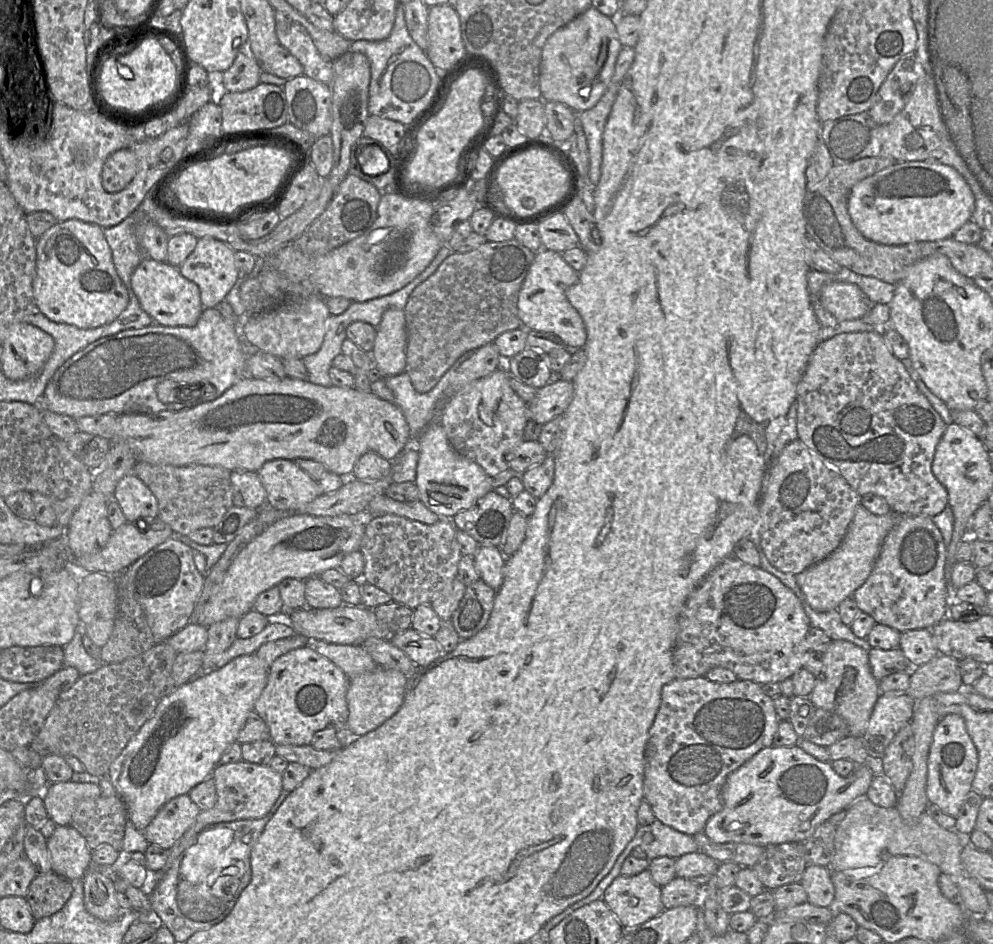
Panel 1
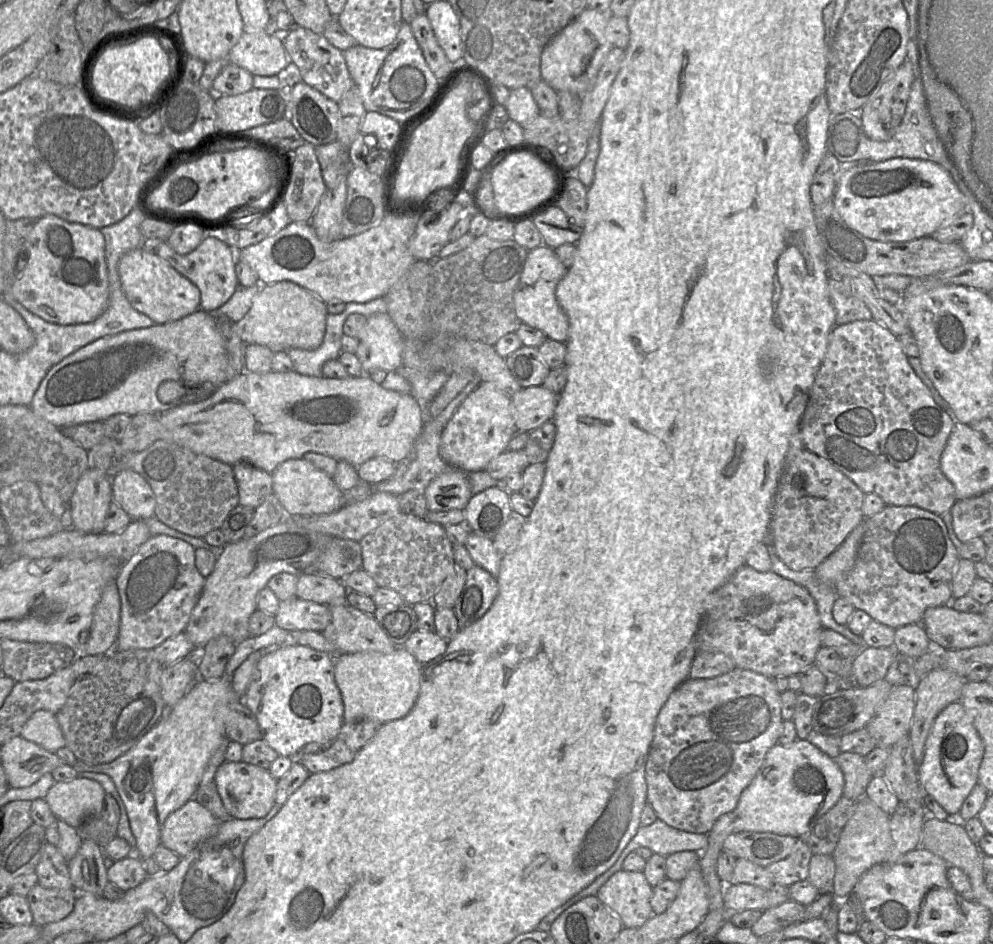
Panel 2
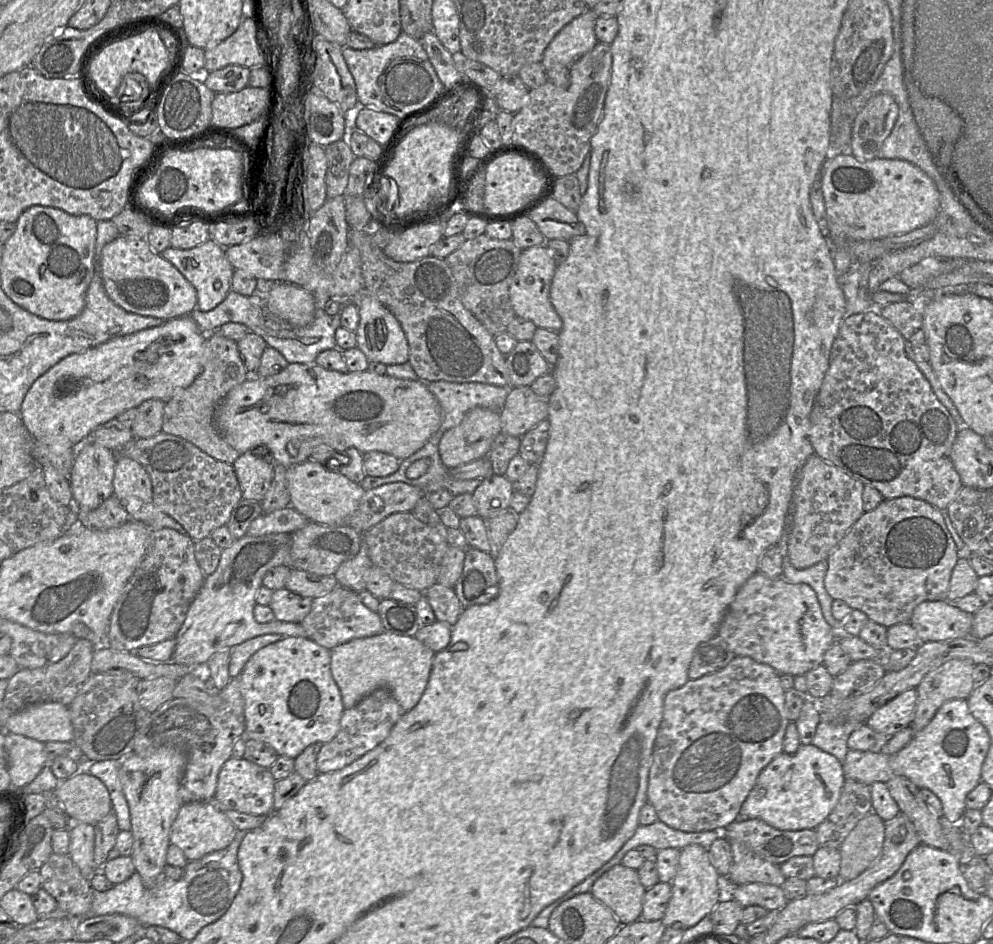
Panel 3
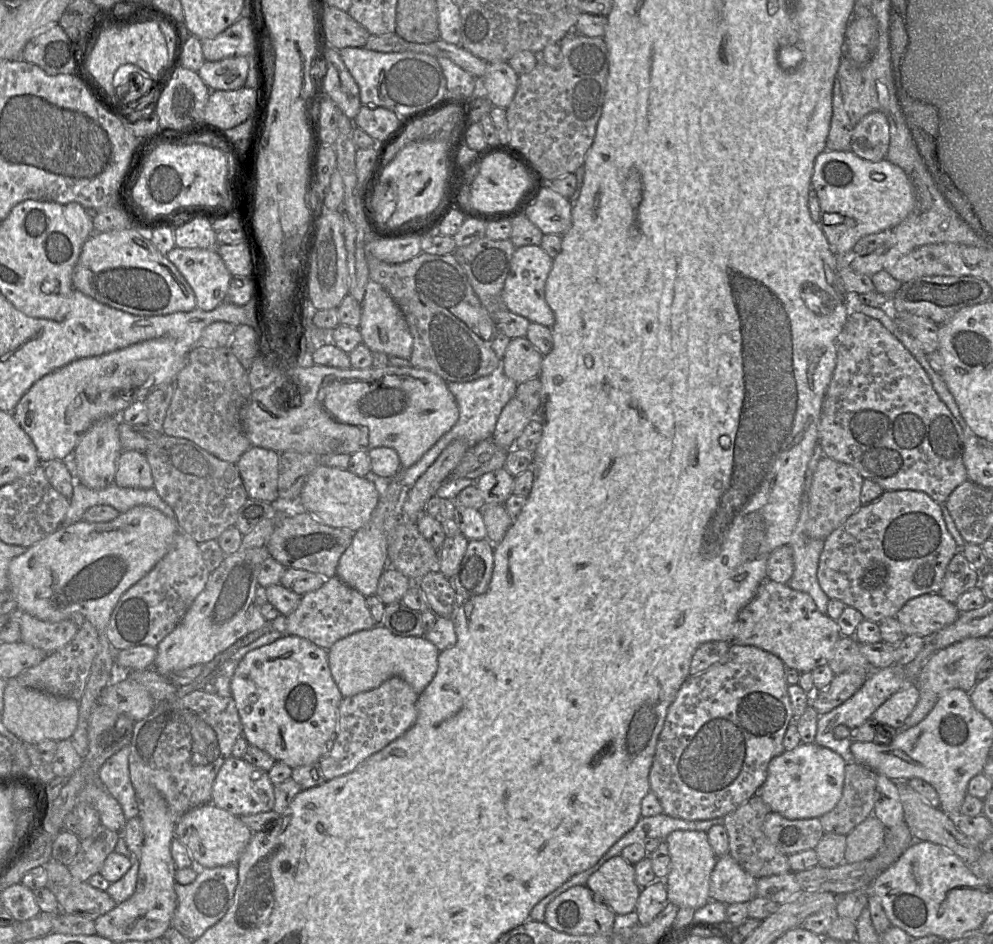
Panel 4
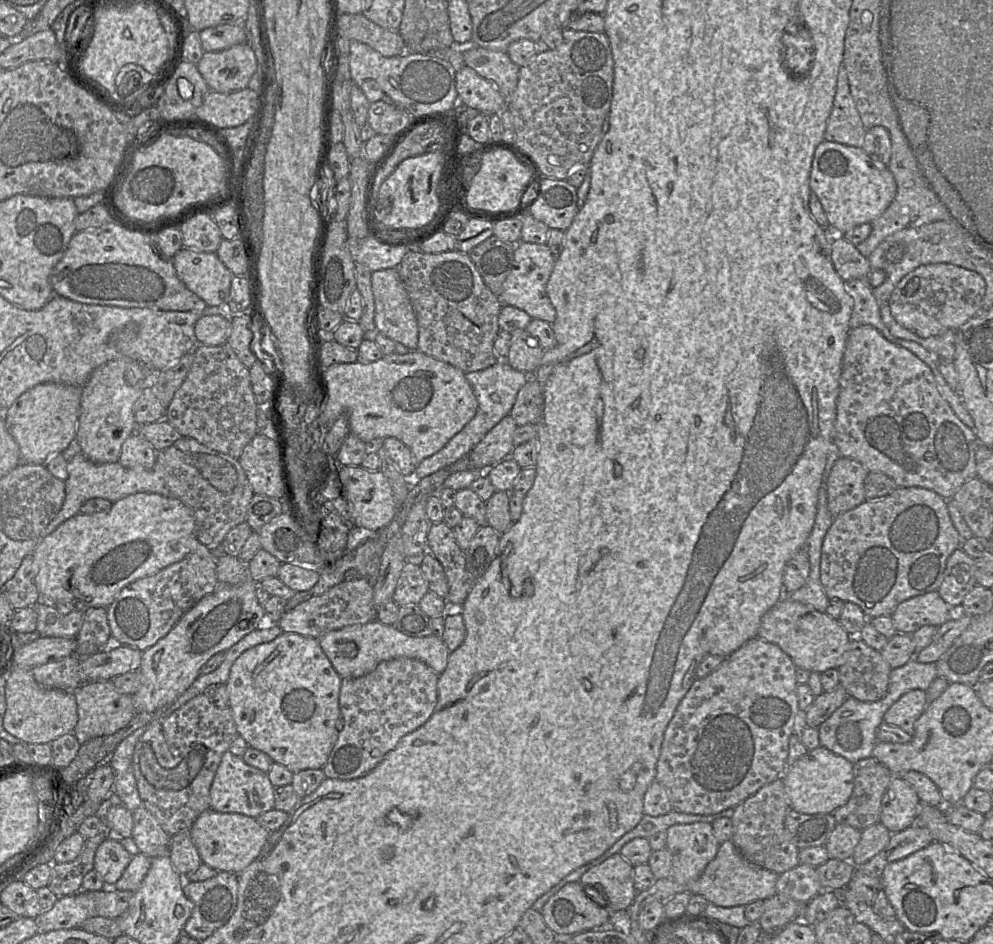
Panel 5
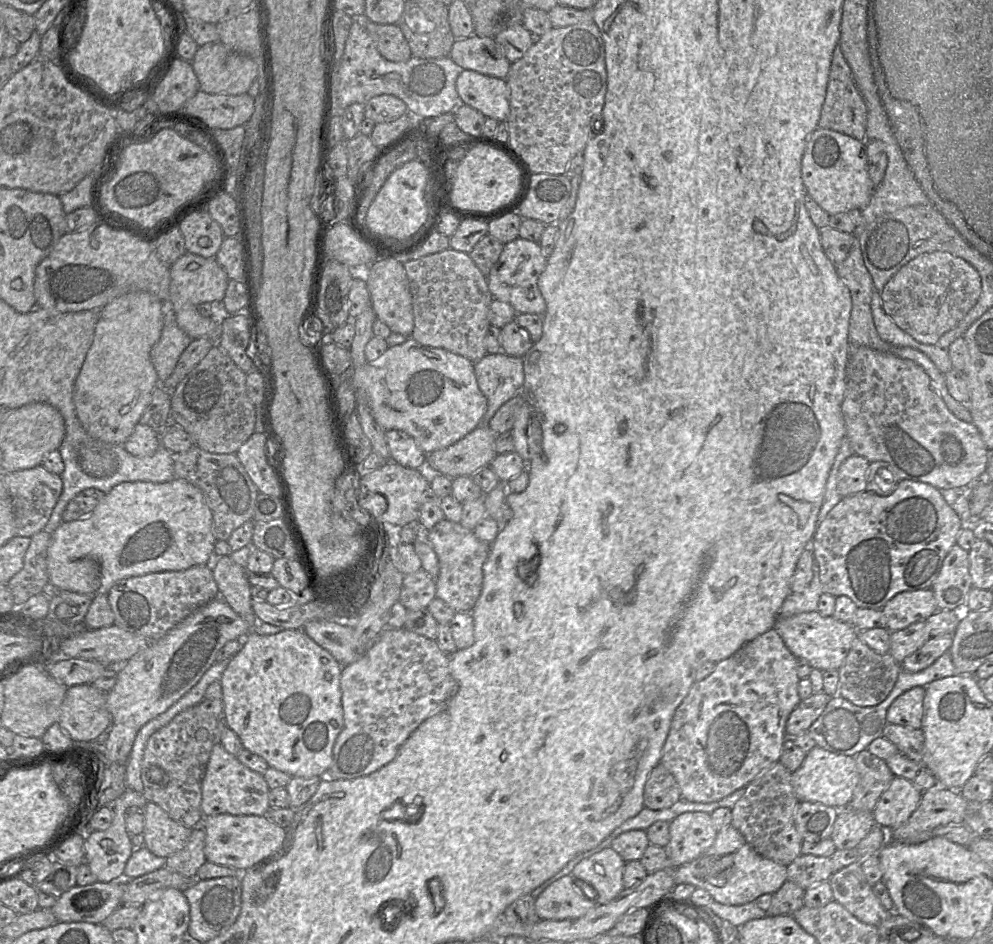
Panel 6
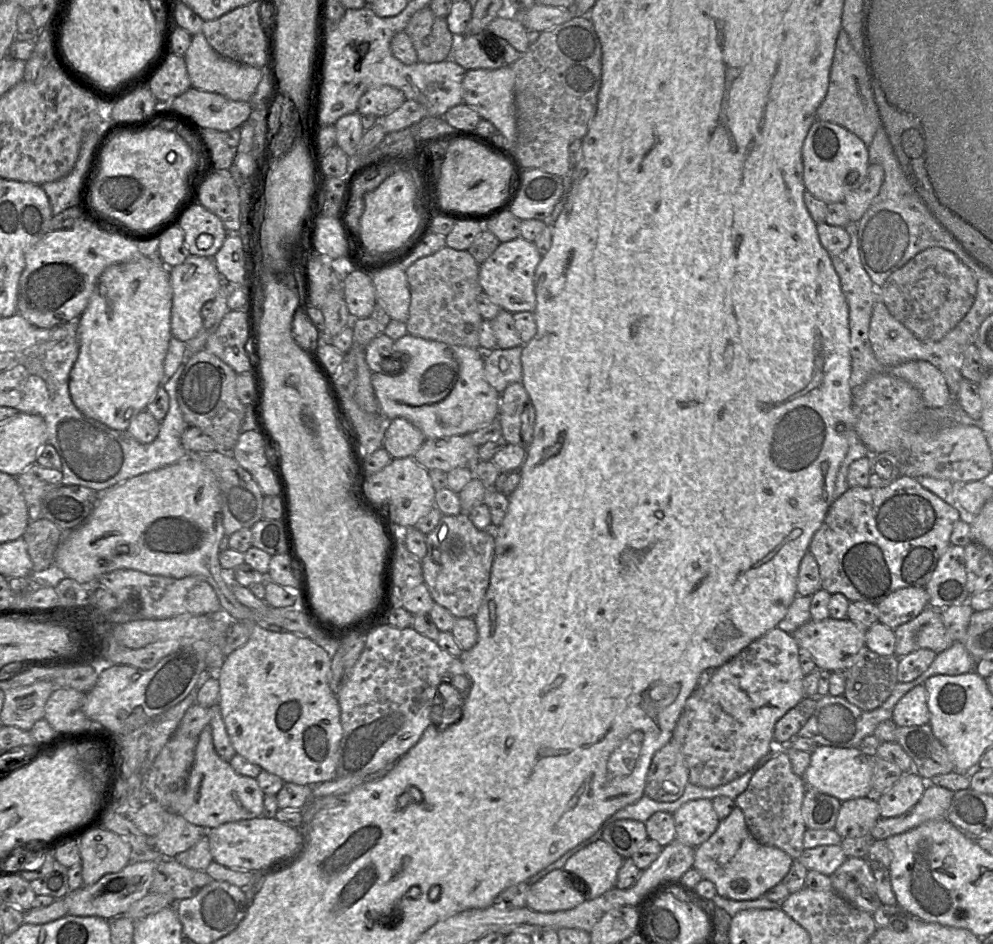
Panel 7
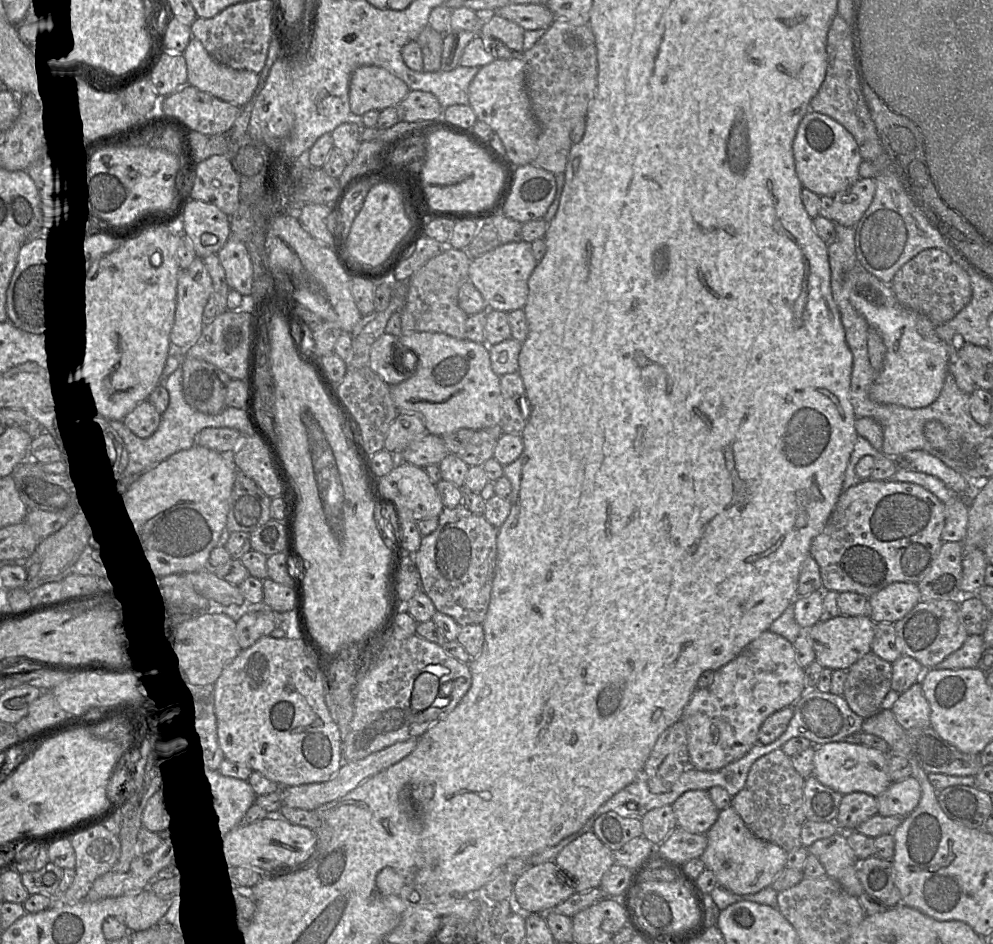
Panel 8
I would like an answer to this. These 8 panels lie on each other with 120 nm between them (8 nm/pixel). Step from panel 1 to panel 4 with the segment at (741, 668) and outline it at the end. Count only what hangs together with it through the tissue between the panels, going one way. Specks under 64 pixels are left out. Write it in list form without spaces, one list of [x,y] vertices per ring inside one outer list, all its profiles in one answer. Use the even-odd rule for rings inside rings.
[[[766,579],[754,598],[739,612],[733,628],[732,643],[758,647],[780,658],[786,668],[804,673],[828,664],[841,636],[837,622],[821,613],[810,595],[791,589],[787,584]]]

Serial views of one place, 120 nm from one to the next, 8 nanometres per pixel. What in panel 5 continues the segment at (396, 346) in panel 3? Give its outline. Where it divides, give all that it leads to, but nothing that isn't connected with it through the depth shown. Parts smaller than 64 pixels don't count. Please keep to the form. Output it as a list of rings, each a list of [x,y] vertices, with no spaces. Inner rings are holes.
[[[398,268],[377,270],[371,274],[371,287],[374,297],[375,332],[380,332],[409,350],[417,350],[418,325],[408,293],[399,276]]]

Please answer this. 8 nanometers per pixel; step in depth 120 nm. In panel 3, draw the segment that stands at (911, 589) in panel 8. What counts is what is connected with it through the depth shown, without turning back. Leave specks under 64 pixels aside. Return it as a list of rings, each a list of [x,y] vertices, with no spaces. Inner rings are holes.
[[[947,600],[924,601],[915,607],[909,622],[920,642],[953,640],[971,635],[973,614],[960,610],[954,602]]]

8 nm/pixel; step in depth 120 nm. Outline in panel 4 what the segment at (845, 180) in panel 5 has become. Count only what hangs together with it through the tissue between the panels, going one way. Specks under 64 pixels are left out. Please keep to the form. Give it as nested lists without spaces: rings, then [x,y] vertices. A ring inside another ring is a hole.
[[[850,150],[821,152],[814,162],[811,188],[819,200],[819,226],[839,258],[850,258],[853,255],[853,247],[861,238],[891,230],[899,225],[913,211],[916,203],[912,182],[899,166],[886,159],[878,162],[867,161],[859,158]]]

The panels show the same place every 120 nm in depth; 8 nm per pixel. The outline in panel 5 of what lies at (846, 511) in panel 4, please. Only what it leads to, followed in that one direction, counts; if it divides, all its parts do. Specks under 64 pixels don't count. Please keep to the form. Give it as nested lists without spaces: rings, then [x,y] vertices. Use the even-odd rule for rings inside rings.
[[[839,457],[827,479],[827,505],[833,517],[864,502],[864,485],[869,471],[857,460]]]

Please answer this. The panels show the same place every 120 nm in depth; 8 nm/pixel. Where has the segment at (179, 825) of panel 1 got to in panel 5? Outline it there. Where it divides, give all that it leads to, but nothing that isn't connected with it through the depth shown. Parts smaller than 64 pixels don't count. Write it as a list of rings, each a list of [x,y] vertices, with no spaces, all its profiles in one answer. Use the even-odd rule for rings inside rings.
[[[209,808],[190,828],[191,839],[204,864],[216,871],[239,874],[262,852],[270,832],[257,819],[240,813],[221,813]]]

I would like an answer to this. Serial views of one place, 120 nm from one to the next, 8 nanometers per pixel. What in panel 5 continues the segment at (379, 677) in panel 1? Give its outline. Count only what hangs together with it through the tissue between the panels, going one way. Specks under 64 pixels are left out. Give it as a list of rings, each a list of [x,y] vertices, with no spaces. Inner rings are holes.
[[[376,619],[327,632],[318,638],[318,643],[342,678],[361,677],[373,671],[380,662],[400,657],[420,660],[440,674],[445,670],[450,655],[442,638],[433,634],[411,637]]]

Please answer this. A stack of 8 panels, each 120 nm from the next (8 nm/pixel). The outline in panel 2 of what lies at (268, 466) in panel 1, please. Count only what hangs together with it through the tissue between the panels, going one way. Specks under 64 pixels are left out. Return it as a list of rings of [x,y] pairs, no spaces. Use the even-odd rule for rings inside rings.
[[[288,459],[279,464],[272,474],[272,489],[285,509],[287,516],[329,514],[345,504],[344,493],[332,477],[305,460]]]

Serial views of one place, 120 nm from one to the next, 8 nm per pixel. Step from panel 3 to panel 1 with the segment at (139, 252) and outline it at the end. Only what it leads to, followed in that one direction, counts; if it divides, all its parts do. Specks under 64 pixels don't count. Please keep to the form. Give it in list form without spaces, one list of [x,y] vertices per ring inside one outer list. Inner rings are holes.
[[[144,259],[131,276],[131,286],[142,309],[151,316],[154,324],[169,327],[193,327],[204,307],[199,287],[181,275],[177,267],[167,262]]]

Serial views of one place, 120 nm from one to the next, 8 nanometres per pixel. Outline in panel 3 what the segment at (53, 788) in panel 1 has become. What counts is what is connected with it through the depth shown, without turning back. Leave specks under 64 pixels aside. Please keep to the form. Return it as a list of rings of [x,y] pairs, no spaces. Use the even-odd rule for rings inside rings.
[[[84,770],[60,781],[54,790],[54,800],[72,822],[91,825],[96,825],[113,809],[105,784]]]

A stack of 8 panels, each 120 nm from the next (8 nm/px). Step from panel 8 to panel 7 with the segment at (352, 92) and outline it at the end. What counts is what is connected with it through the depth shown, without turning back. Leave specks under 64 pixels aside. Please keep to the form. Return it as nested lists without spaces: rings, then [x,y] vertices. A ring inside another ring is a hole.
[[[381,86],[366,91],[358,102],[360,115],[386,116],[398,109],[406,97],[404,93],[392,86]]]

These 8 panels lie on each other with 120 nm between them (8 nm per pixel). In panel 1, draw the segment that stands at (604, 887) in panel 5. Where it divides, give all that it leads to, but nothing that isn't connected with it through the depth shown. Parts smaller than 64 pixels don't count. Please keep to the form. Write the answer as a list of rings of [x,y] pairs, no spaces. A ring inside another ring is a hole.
[[[648,869],[635,876],[619,875],[605,890],[601,898],[624,928],[641,925],[665,910],[661,901],[661,887],[657,885]]]

